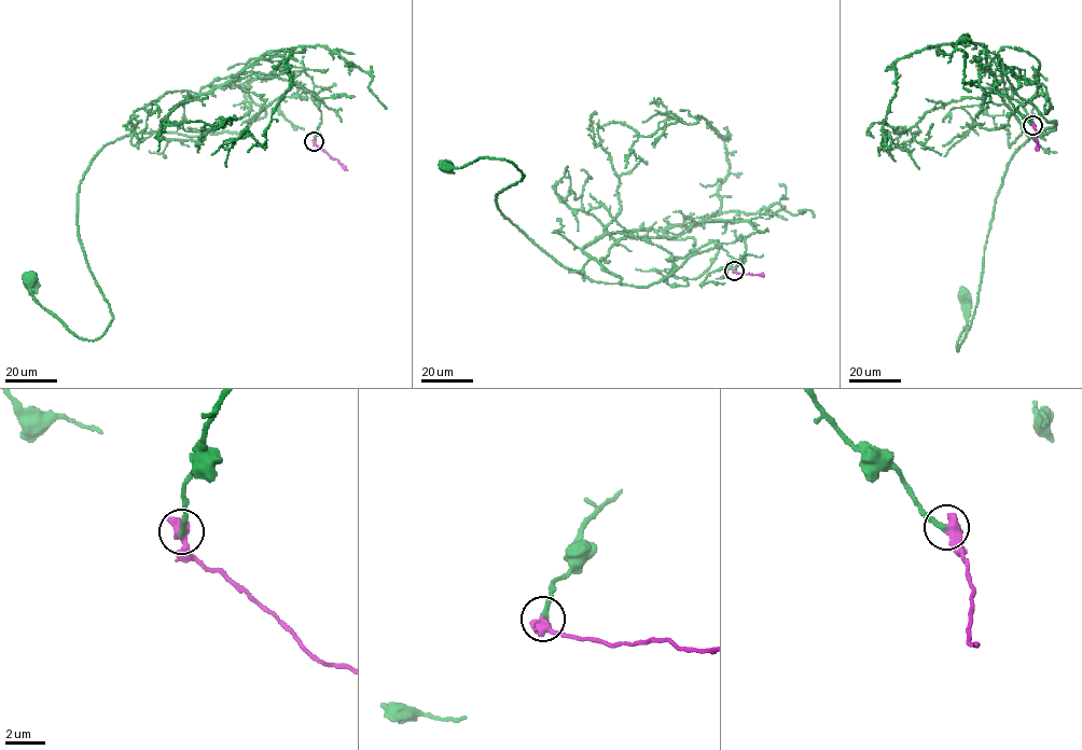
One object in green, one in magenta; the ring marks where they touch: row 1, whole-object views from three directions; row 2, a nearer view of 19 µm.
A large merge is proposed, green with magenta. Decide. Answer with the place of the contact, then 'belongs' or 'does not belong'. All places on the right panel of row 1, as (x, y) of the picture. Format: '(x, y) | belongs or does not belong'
(1032, 125) | belongs

